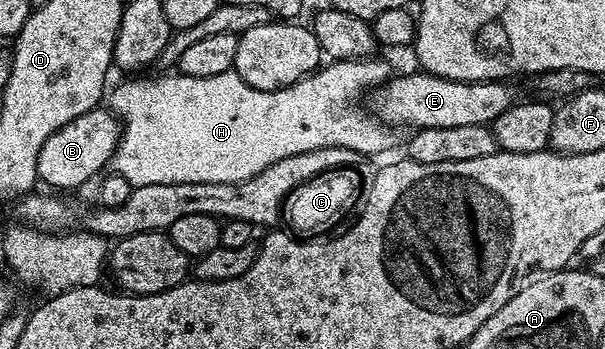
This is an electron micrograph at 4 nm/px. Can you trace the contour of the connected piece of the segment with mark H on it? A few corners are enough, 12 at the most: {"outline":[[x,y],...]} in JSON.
{"outline":[[378,59],[259,91],[232,71],[125,79],[112,172],[246,181],[327,147],[385,153]]}

